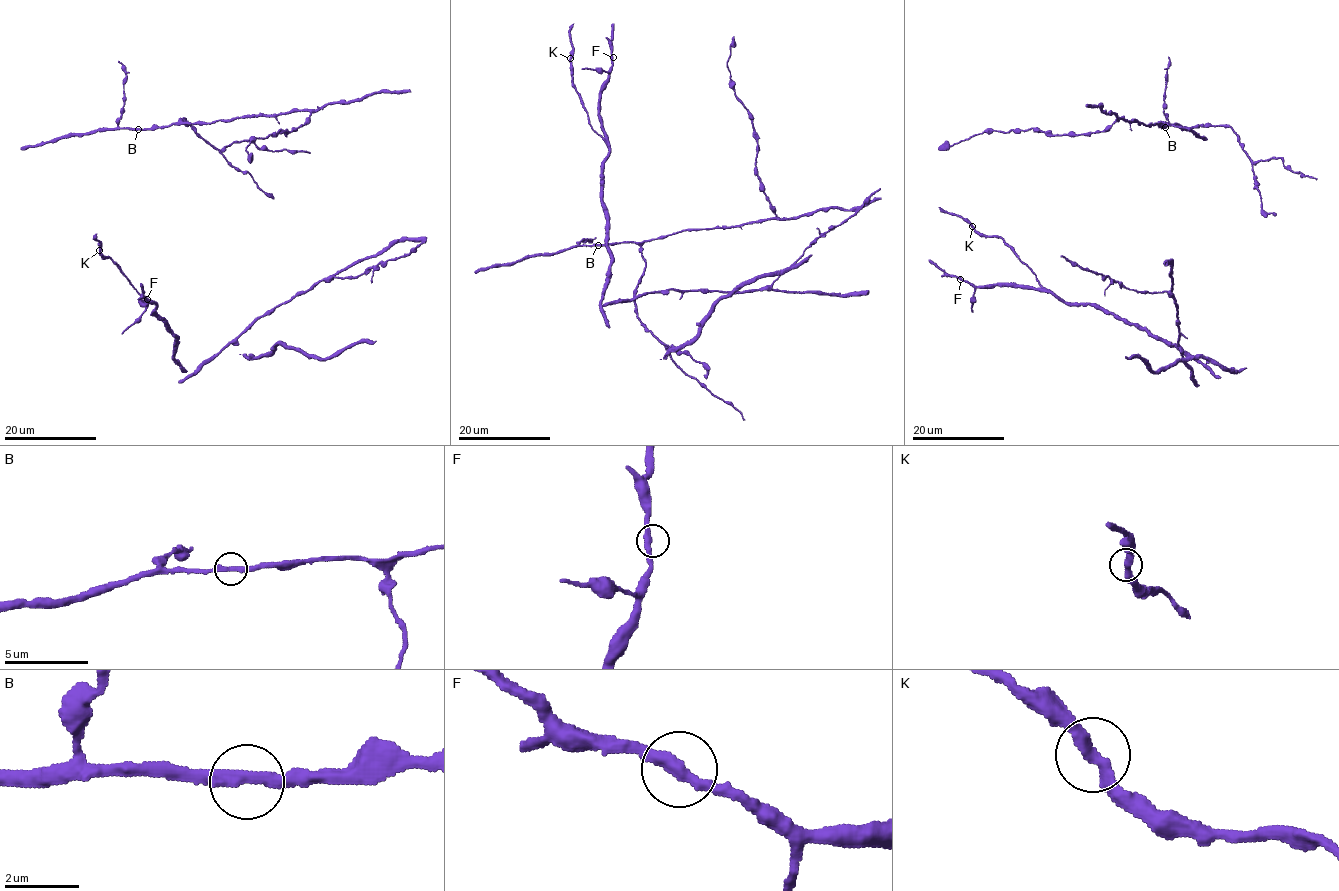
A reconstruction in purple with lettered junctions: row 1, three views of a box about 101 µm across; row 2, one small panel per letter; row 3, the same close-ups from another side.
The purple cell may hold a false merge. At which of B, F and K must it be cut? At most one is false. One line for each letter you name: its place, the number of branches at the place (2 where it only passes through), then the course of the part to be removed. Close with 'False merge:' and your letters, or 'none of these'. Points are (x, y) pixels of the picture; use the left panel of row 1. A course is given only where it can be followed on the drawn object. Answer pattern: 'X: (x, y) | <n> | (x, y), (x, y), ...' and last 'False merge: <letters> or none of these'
False merge: none of these

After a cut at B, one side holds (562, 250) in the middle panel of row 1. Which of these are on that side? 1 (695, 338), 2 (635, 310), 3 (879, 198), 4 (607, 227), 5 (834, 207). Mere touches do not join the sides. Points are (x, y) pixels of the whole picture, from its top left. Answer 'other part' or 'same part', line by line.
1: same part
2: other part
3: other part
4: same part
5: other part

